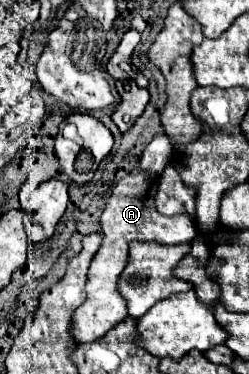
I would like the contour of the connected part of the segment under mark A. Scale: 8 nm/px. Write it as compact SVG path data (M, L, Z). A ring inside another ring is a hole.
M136 171L126 175L112 191L112 197L108 199L108 205L102 213L102 233L104 241L98 253L92 259L90 271L88 271L88 283L86 293L88 299L84 305L80 305L74 311L72 317L72 335L76 343L88 343L94 339L104 337L118 321L126 319L126 301L122 301L122 295L118 293L118 277L122 275L122 269L126 267L128 257L128 245L130 241L158 241L166 245L176 243L190 243L196 237L196 225L186 217L186 213L180 215L160 215L158 209L154 209L154 193L158 191L158 179L146 171Z

